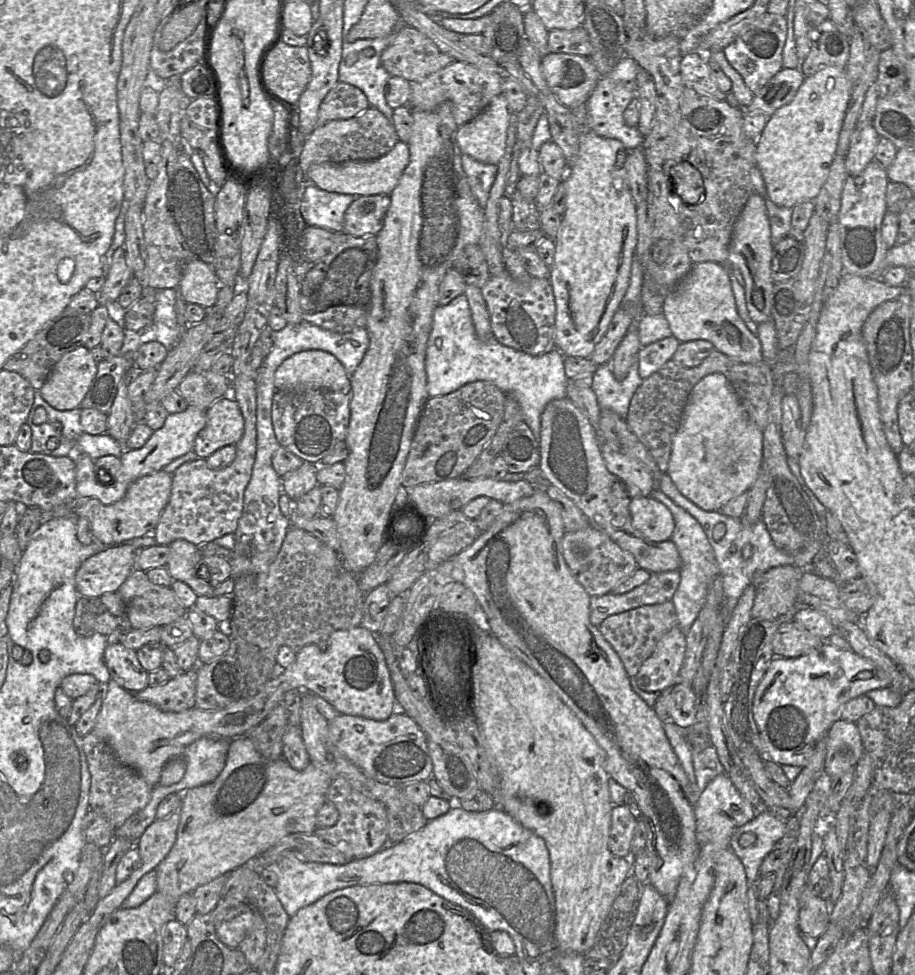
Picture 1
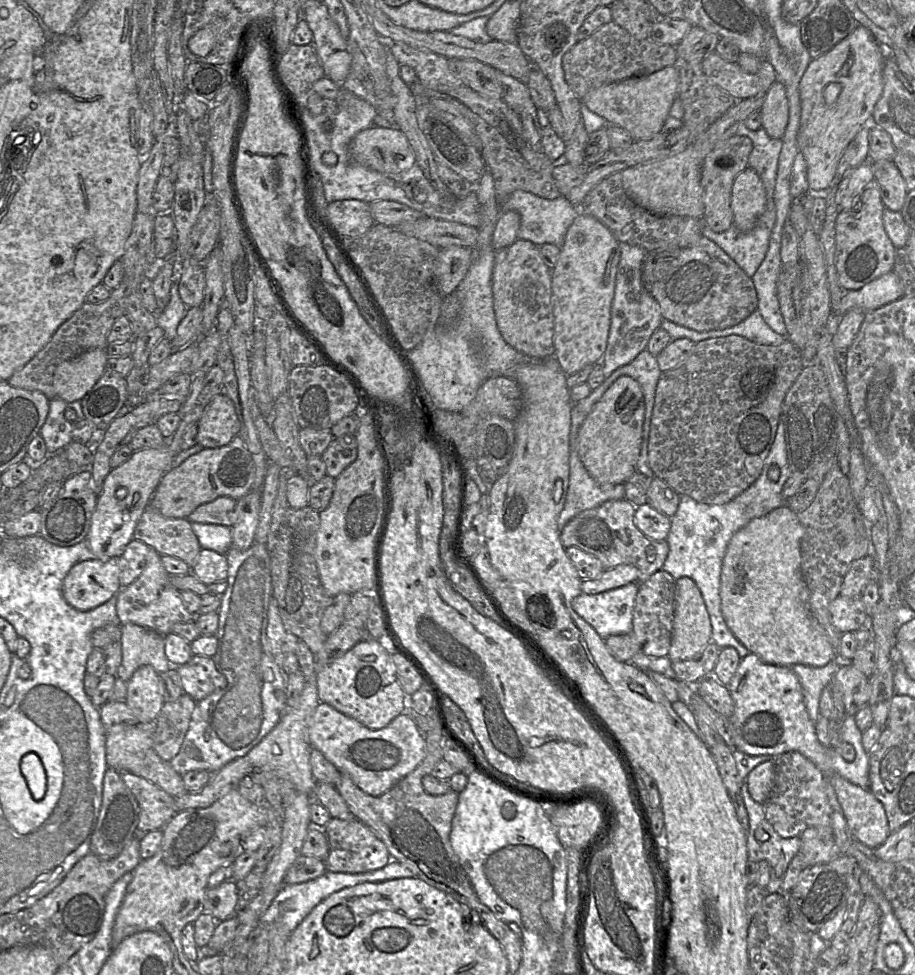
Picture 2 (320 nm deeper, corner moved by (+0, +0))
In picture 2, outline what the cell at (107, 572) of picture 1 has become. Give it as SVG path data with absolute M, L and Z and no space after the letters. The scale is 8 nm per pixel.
M117 556L109 560L89 559L75 564L62 584L62 595L65 601L78 611L90 611L107 602L117 595L120 587L120 574L122 572L122 557Z

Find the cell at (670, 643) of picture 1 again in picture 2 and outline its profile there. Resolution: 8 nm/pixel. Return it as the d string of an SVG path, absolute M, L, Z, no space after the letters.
M710 641L694 657L672 662L676 680L695 684L706 677L712 676L720 649L714 642Z

